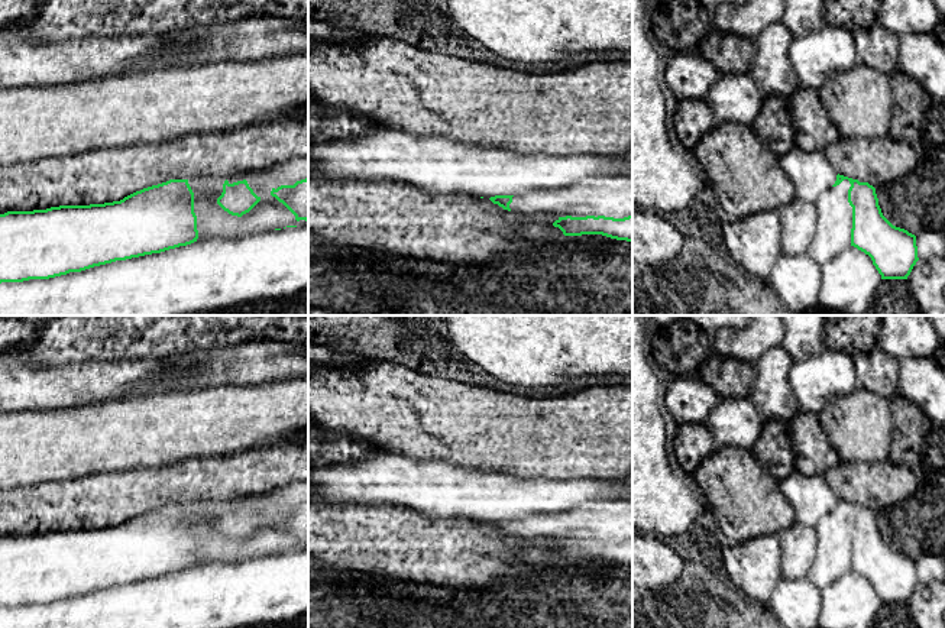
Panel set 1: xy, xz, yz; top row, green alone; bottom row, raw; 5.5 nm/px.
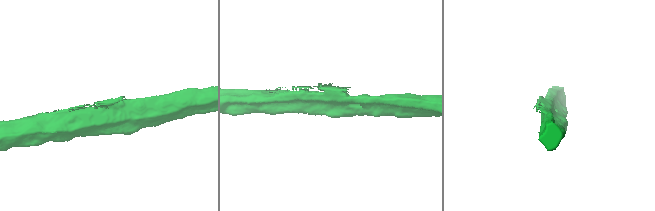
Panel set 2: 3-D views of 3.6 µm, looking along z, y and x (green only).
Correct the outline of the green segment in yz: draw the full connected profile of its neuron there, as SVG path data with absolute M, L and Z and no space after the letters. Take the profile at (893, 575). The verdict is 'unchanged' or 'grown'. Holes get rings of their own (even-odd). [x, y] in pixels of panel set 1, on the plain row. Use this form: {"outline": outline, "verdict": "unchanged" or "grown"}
{"outline": "M844 499L832 511L848 504L848 527L852 531L851 570L868 579L881 603L907 603L919 585L916 560L893 550L881 537L876 512Z", "verdict": "unchanged"}

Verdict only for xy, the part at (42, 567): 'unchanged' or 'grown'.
unchanged

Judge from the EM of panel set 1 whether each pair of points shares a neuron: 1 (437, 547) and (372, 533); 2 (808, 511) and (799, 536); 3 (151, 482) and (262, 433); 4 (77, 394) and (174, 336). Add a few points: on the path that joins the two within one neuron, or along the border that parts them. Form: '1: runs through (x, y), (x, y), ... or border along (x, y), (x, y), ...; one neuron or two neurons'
1: runs through (421, 547), (388, 540); one neuron
2: border along (796, 521), (814, 528); two neurons
3: border along (246, 449), (230, 453), (190, 456), (180, 460); two neurons
4: border along (170, 355), (103, 362); two neurons

